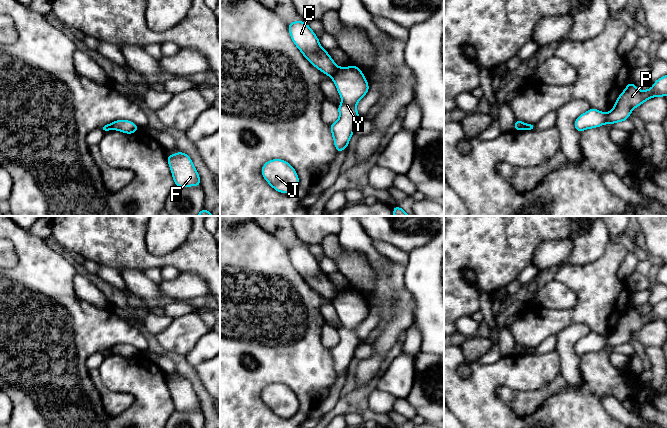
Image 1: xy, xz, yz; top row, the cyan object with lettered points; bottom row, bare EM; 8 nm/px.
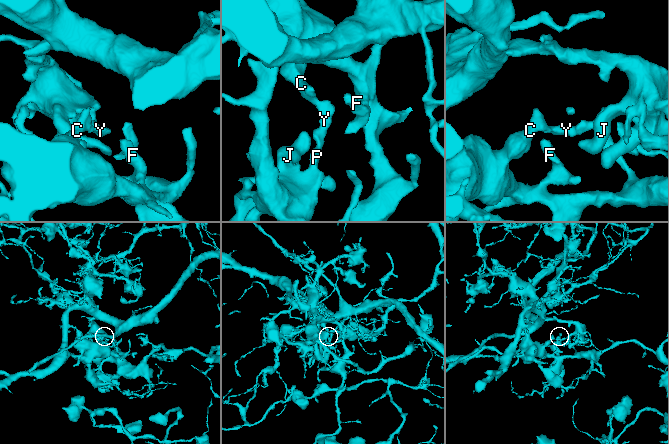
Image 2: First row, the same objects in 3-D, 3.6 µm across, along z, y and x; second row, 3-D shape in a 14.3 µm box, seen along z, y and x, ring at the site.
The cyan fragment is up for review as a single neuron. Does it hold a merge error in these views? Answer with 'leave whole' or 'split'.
split

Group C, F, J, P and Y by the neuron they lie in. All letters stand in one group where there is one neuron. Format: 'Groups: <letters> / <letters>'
Groups: C F / J P Y

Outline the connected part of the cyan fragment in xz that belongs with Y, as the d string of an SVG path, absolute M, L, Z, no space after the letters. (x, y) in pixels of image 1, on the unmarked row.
M356 289L339 292L331 300L331 302L337 311L340 321L342 322L342 327L337 330L340 341L335 347L329 349L334 363L336 375L339 377L347 372L350 362L354 357L354 350L360 343L360 340L356 334L356 329L369 315L369 308L367 307L367 304L364 301L361 293Z

